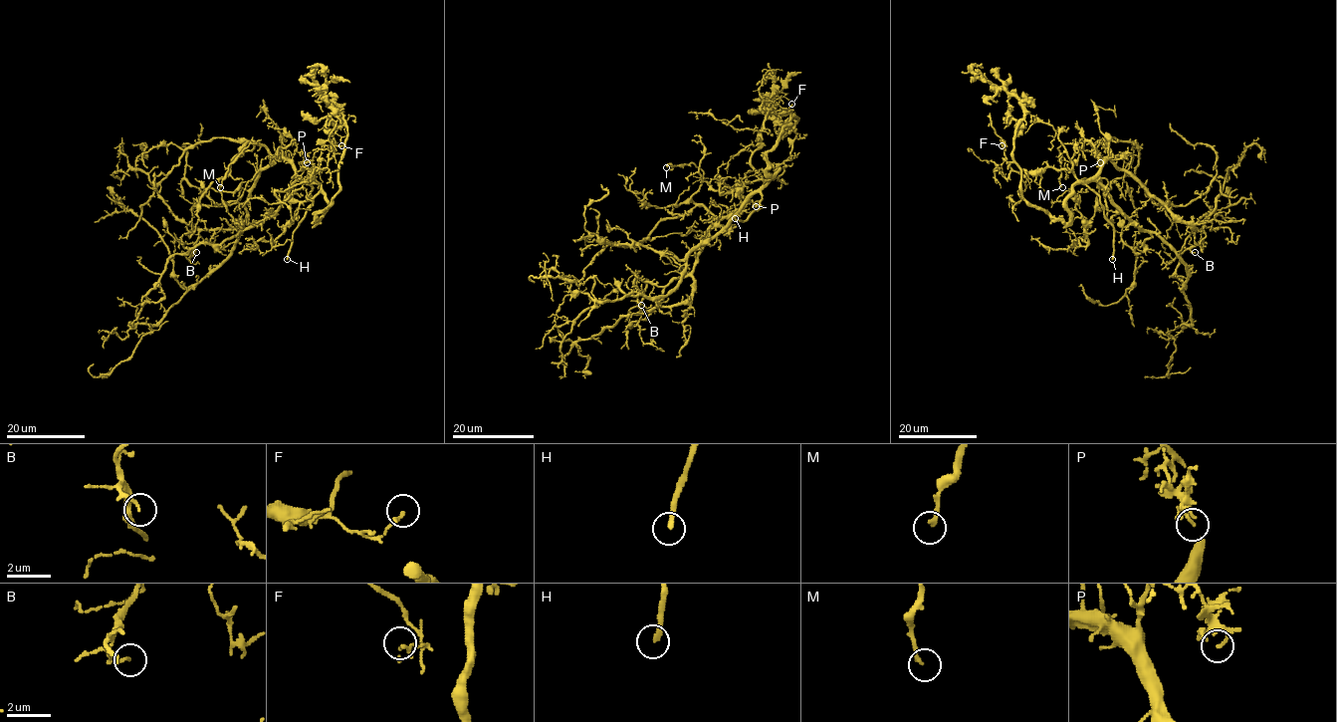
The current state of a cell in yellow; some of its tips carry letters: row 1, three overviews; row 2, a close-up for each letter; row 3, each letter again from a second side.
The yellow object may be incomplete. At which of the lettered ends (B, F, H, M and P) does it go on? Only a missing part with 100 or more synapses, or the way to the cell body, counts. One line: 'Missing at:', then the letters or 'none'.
Missing at: H

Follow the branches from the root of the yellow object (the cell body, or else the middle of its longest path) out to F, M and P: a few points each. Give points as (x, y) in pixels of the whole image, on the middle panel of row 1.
F: (745, 203), (764, 184), (751, 157), (758, 147), (765, 118), (772, 106), (787, 110), (791, 104)
M: (745, 203), (729, 215), (715, 216), (691, 198), (701, 184), (703, 172), (693, 162), (666, 167)
P: (745, 203), (742, 207), (752, 201), (756, 206)

